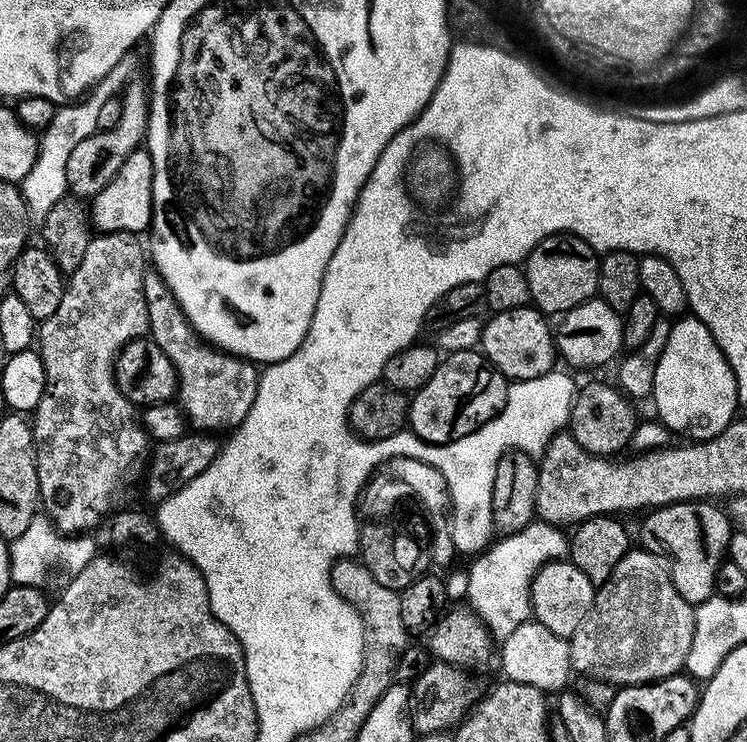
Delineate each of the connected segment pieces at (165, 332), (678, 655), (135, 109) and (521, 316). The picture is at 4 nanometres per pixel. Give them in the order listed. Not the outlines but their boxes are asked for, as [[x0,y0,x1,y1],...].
[[144,271,260,433],[568,547,695,688],[66,78,150,198],[479,306,554,381]]

